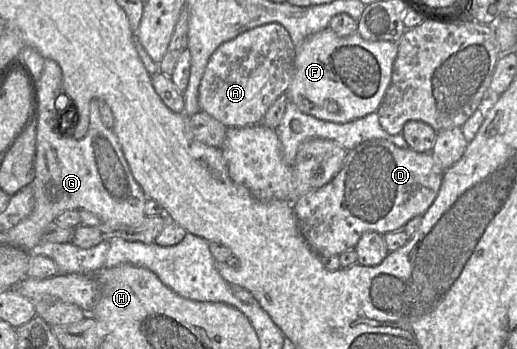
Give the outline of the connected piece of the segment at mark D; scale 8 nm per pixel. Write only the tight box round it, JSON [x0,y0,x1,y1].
[291,139,443,257]

